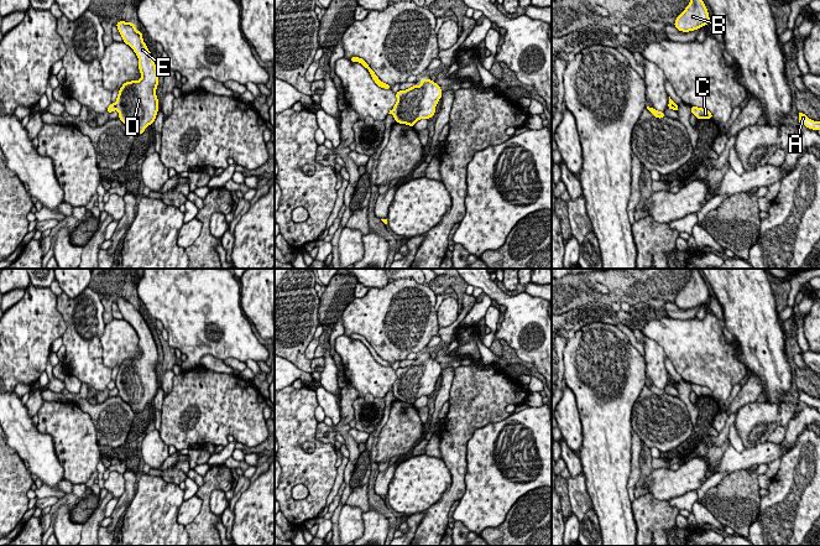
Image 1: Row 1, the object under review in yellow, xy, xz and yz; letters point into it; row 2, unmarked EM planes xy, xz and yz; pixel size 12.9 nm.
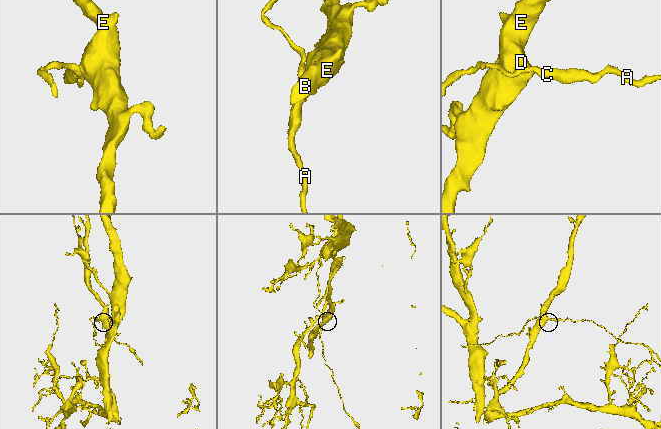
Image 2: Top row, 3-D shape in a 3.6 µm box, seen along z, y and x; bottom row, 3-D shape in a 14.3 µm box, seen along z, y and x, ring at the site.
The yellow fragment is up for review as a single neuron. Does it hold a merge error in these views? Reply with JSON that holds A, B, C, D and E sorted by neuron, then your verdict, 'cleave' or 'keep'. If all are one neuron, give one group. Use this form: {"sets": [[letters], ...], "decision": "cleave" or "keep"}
{"sets": [["A", "C"], ["B", "D", "E"]], "decision": "cleave"}

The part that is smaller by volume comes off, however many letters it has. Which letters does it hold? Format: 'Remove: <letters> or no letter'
Remove: A, C

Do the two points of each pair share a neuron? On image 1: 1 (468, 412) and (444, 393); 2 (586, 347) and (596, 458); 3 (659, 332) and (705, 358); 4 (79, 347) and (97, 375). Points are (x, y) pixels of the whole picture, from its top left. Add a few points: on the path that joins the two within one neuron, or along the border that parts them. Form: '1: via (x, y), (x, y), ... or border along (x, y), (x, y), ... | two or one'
1: border along (454, 370), (450, 396), (447, 400) | two
2: via (596, 374), (596, 431) | one
3: via (670, 334), (694, 347) | one
4: via (83, 354), (83, 359), (89, 368) | one

